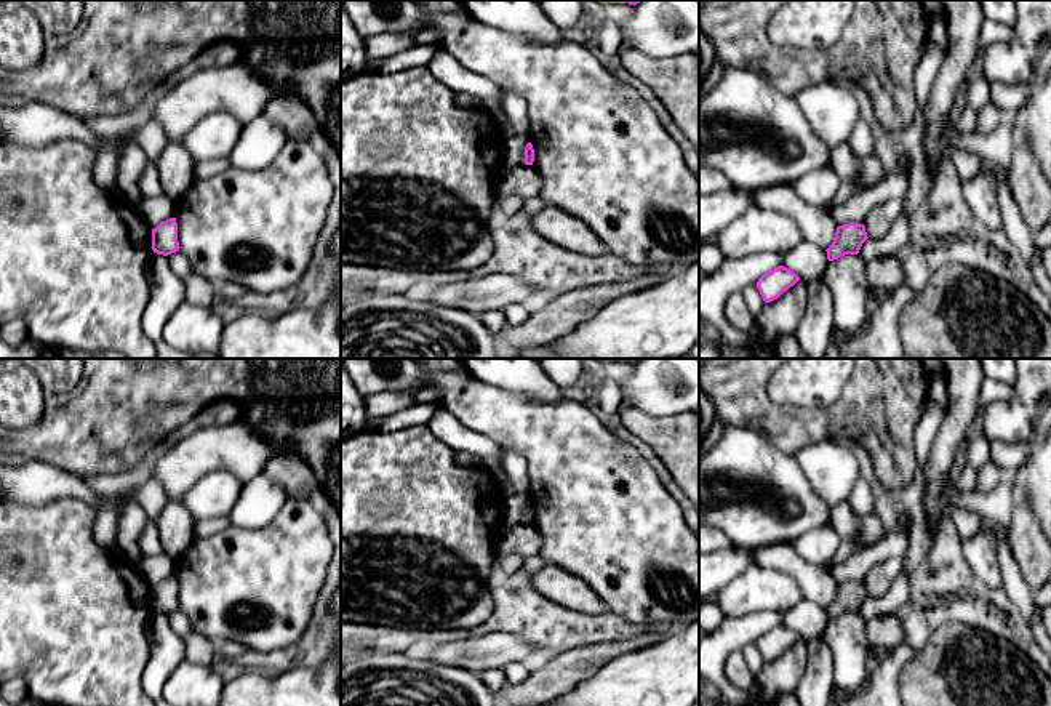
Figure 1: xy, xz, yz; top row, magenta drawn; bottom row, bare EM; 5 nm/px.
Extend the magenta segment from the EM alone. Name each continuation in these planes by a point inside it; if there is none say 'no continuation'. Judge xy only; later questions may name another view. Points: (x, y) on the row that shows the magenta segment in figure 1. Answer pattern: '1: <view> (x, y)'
no continuation

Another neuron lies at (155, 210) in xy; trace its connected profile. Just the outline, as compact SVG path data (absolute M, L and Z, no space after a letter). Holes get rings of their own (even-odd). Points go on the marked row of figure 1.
M162 194L154 199L144 197L142 203L138 207L141 218L146 221L147 227L152 231L160 223L174 218L176 215L176 199Z

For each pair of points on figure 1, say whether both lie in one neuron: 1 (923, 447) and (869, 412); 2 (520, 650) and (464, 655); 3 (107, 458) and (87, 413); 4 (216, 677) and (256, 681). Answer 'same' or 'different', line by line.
1: different
2: same
3: same
4: different

